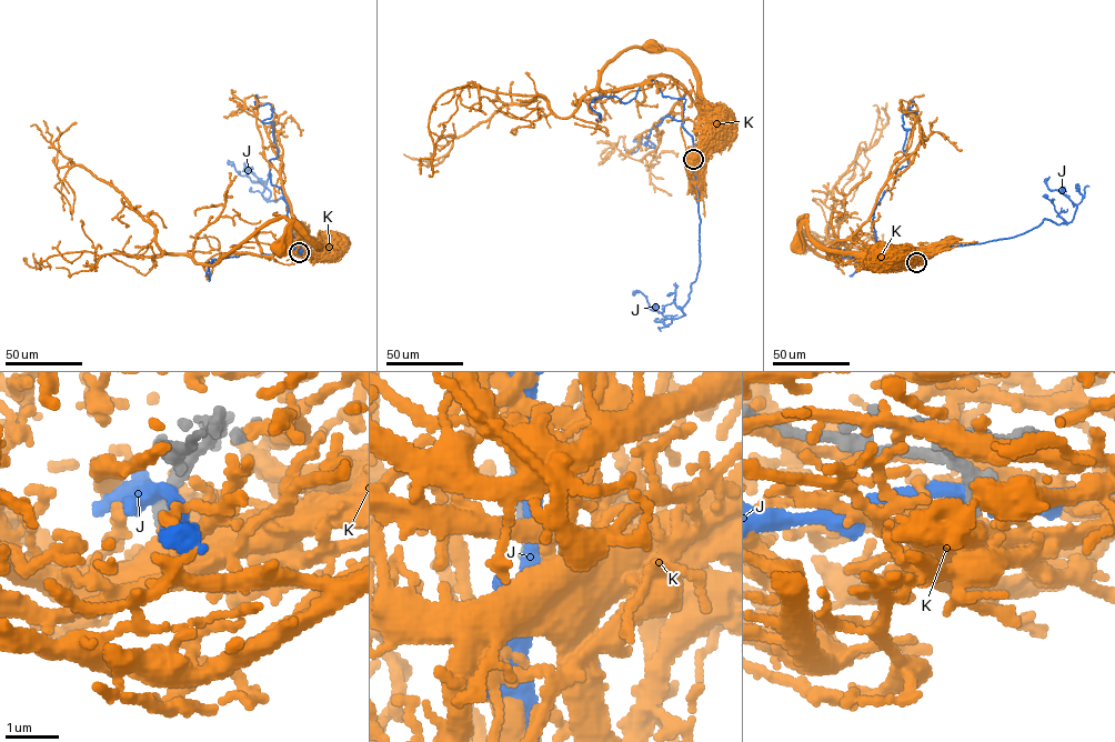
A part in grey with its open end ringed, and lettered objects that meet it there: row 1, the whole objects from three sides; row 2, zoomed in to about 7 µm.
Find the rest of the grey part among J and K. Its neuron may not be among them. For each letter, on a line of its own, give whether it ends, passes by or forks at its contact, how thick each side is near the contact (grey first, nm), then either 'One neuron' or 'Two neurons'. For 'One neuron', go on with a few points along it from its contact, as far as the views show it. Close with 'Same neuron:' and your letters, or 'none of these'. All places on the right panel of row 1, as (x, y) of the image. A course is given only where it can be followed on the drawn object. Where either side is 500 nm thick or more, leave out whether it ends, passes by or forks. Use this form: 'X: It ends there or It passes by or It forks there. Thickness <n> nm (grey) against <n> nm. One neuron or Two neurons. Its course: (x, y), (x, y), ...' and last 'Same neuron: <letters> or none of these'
J: It passes by. Thickness 360 nm (grey) against 360 nm. Two neurons
K: It passes by. Thickness 200 nm (grey) against 460 nm. One neuron. Its course: (916, 262), (870, 261), (855, 253), (827, 249), (811, 236), (804, 220), (796, 244)
Same neuron: K

